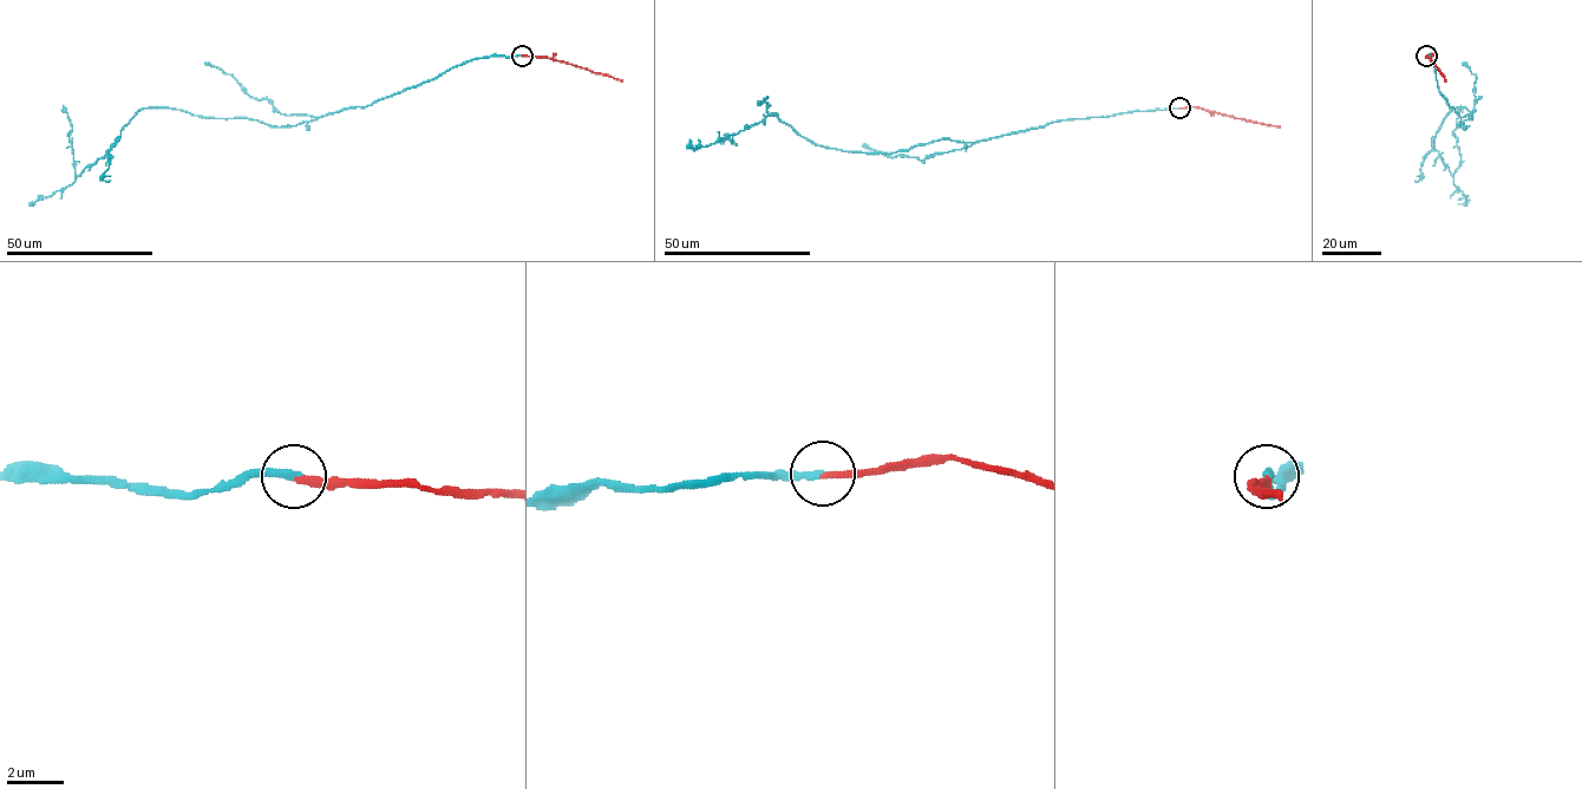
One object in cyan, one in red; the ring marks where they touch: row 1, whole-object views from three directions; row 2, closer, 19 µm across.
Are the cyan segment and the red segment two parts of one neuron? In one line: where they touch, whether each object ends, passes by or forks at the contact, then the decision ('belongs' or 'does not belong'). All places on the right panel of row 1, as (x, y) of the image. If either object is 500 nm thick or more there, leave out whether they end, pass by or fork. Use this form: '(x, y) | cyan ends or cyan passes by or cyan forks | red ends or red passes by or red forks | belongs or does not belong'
(1426, 56) | cyan ends | red ends | belongs

